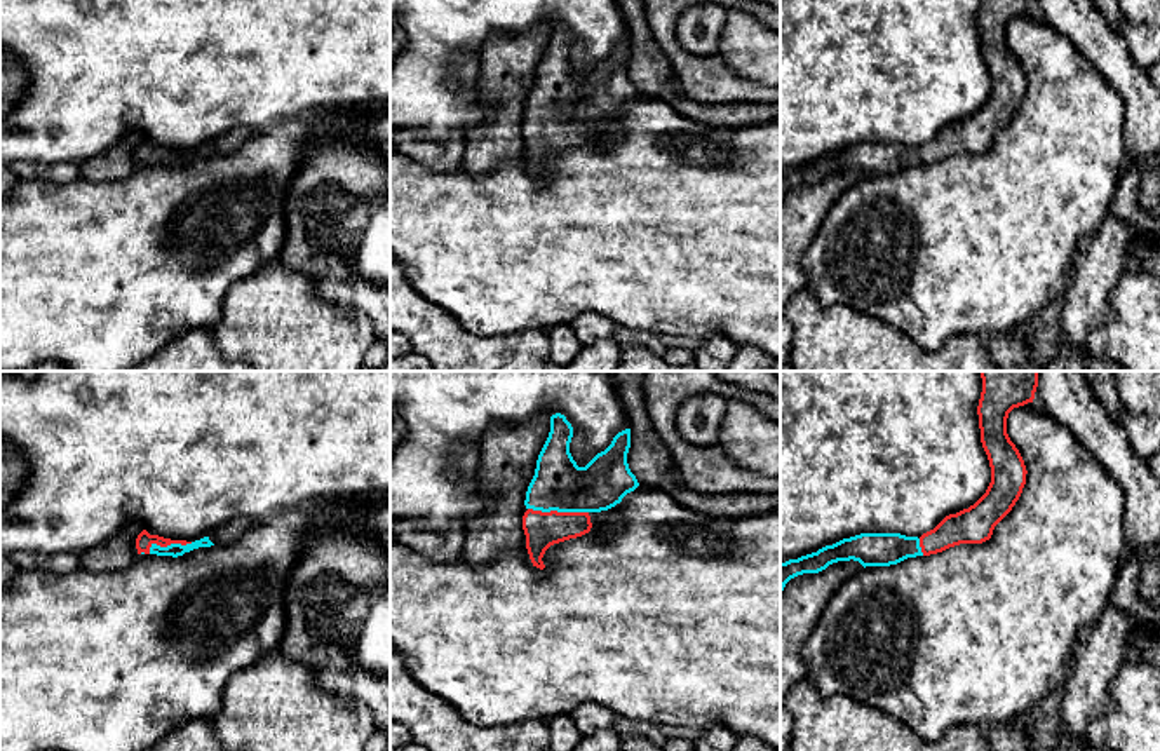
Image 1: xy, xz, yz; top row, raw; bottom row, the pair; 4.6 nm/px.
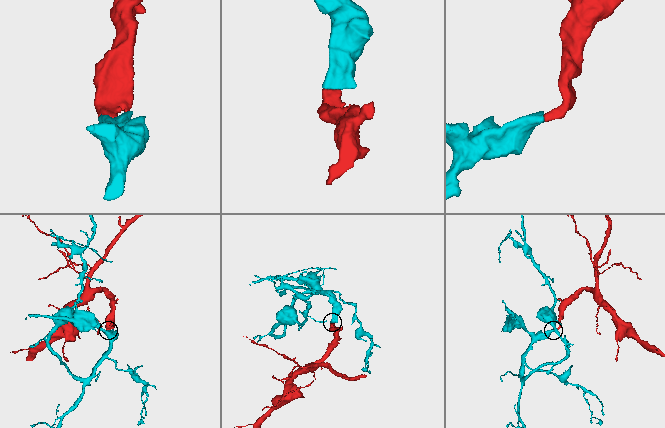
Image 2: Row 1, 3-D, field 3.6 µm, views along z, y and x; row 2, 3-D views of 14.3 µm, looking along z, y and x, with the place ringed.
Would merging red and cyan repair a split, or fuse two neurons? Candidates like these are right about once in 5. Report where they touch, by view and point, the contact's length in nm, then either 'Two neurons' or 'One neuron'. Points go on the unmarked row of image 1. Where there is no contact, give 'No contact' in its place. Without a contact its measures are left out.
Touches red at xz (556, 121). Shared border 280 nm. One neuron

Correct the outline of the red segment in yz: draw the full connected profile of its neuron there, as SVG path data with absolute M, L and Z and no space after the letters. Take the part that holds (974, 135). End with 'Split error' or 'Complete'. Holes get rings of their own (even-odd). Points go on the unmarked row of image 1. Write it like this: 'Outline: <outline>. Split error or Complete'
Outline: M982 0L977 24L981 52L991 77L986 103L968 118L946 125L934 139L918 146L900 143L860 143L826 155L817 162L780 173L780 202L803 183L819 183L838 171L890 176L907 167L930 166L960 153L982 153L1012 120L1026 94L1024 70L1007 44L1014 17L1033 12L1036 0Z. Split error

